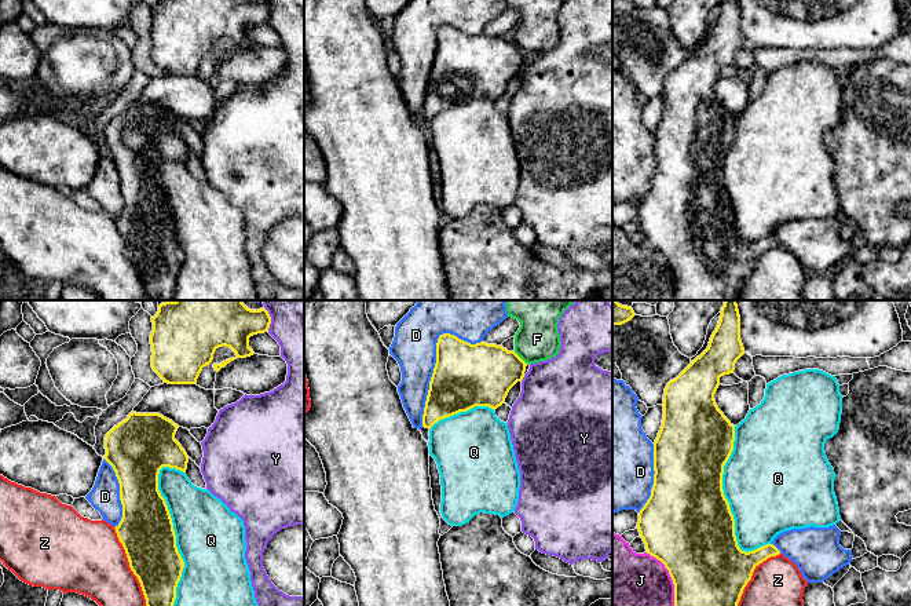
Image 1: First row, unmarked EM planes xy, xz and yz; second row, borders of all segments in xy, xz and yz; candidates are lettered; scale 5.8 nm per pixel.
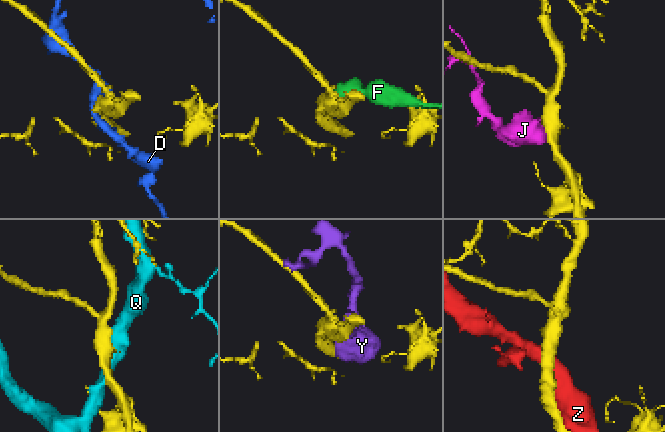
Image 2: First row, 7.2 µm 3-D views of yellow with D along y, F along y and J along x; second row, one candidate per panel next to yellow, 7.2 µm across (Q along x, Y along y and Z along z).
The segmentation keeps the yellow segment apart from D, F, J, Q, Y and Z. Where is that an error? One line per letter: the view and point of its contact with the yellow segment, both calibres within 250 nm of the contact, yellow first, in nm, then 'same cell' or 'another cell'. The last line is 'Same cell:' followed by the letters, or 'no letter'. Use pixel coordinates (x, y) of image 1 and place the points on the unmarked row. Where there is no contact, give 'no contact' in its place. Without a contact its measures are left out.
D: xz (436, 51) | 380/260 nm | another cell
F: xz (520, 50) | 360/260 nm | another cell
J: yz (670, 267) | 460/480 nm | another cell
Q: xy (175, 229) | 320/400 nm | another cell
Y: xz (523, 68) | 360/460 nm | another cell
Z: xy (130, 258) | 320/420 nm | another cell
Same cell: no letter

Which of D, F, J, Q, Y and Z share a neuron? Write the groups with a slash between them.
D / F / J / Q / Y / Z

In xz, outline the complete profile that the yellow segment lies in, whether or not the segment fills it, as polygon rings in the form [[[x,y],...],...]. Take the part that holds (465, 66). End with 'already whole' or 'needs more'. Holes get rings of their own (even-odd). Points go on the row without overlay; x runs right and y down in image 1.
[[[443,25],[436,34],[436,55],[429,73],[422,118],[429,120],[442,110],[475,98],[497,101],[505,94],[509,81],[524,69],[527,55],[502,37],[484,33],[471,36],[454,26]]]; already whole

